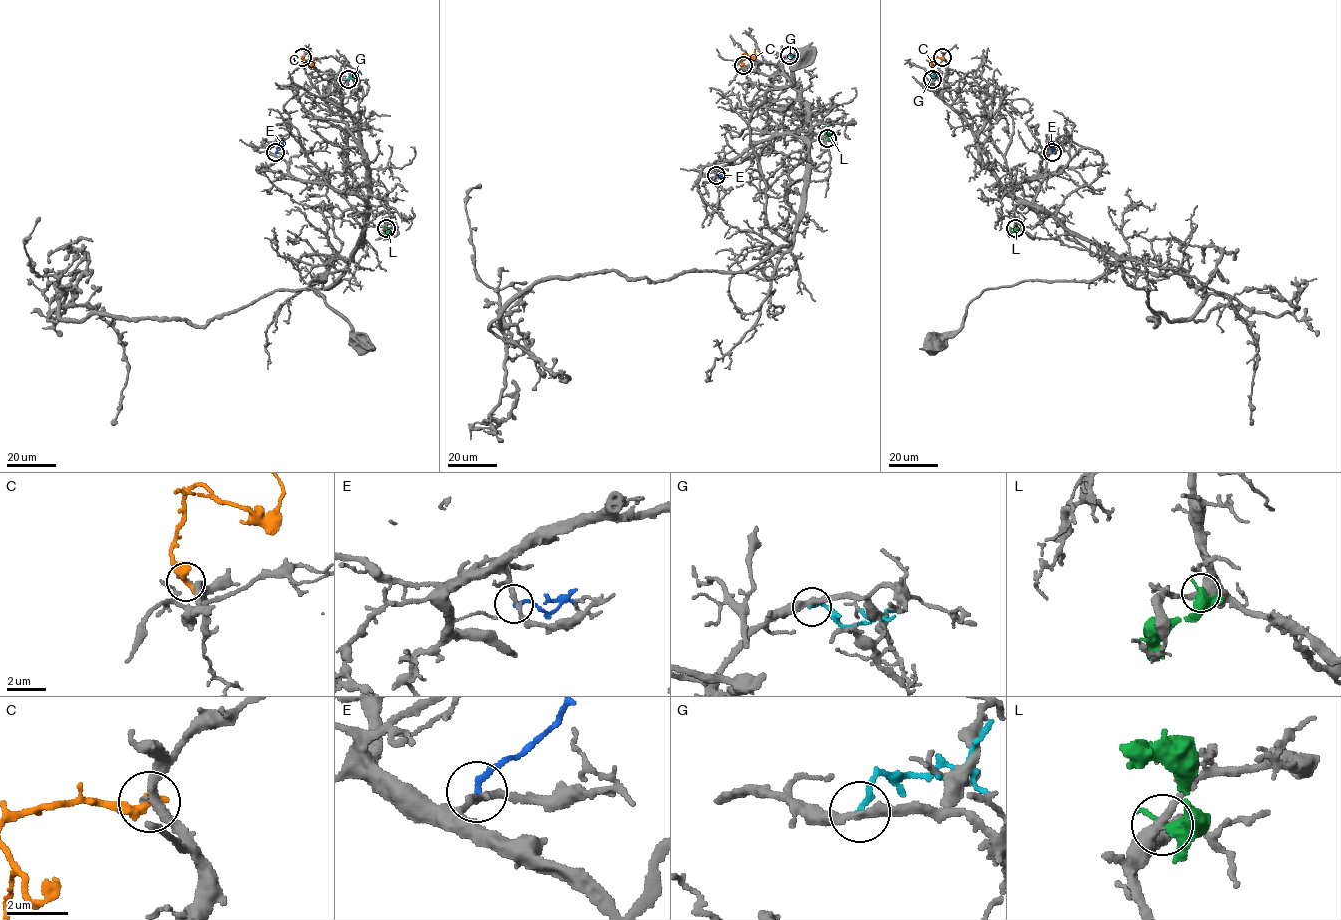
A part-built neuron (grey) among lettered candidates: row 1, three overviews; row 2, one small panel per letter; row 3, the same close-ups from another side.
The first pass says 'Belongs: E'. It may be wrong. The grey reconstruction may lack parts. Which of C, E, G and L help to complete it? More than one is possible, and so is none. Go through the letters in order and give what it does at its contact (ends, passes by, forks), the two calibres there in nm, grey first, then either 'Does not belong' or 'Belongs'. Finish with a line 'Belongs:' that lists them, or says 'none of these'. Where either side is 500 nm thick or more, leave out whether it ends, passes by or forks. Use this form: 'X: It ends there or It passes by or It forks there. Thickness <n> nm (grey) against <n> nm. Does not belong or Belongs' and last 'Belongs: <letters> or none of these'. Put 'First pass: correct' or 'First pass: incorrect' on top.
First pass: incorrect
C: It ends there. Thickness 240 nm (grey) against 420 nm. Does not belong
E: It ends there. Thickness 240 nm (grey) against 200 nm. Does not belong
G: It ends there. Thickness 300 nm (grey) against 190 nm. Does not belong
L: It passes by. Thickness 360 nm (grey) against 320 nm. Does not belong
Belongs: none of these

